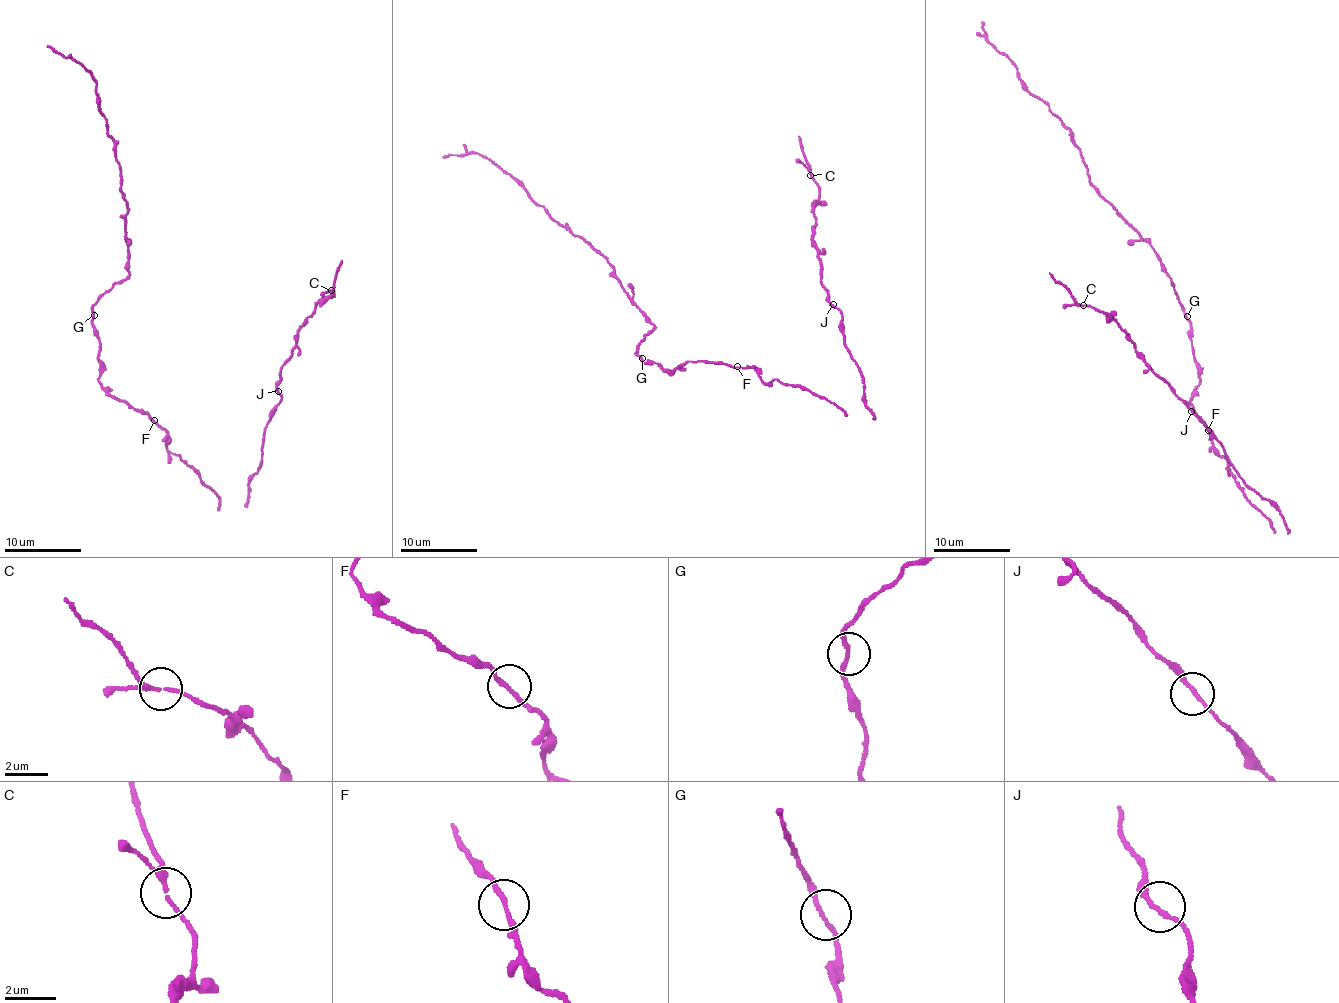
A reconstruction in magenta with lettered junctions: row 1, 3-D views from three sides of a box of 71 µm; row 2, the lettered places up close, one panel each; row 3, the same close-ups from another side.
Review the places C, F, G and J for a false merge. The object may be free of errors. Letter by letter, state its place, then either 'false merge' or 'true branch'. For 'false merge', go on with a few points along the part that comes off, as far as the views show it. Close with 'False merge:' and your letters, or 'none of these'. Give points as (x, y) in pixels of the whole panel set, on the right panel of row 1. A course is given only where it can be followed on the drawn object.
C: at (1083, 305); true branch
F: at (1208, 430); true branch
G: at (1187, 316); true branch
J: at (1191, 411); true branch
False merge: none of these

